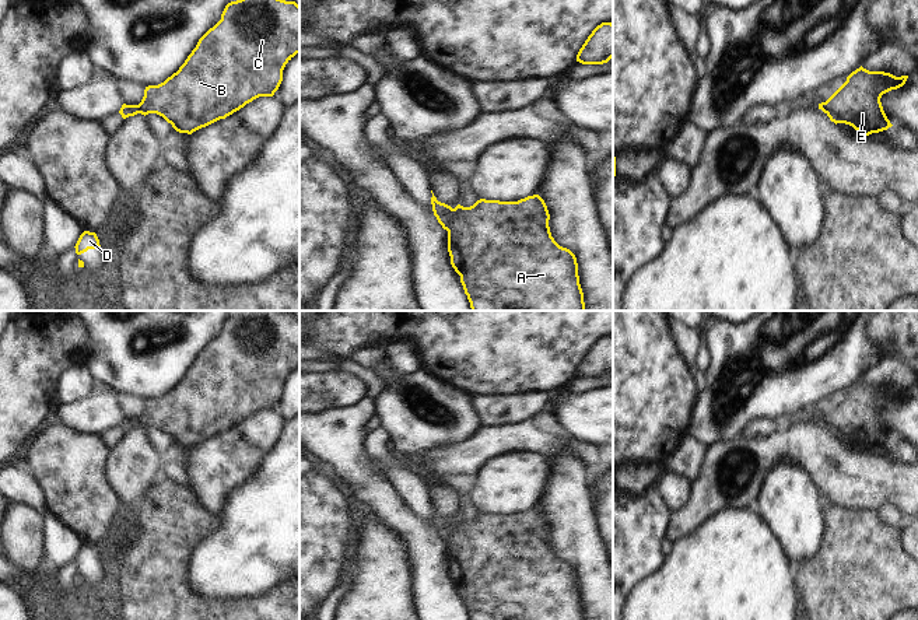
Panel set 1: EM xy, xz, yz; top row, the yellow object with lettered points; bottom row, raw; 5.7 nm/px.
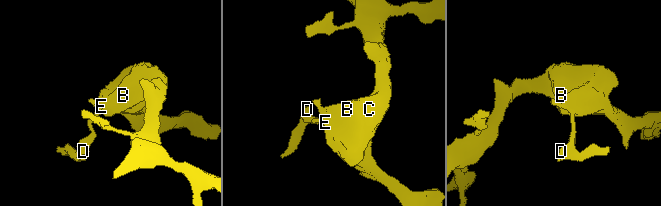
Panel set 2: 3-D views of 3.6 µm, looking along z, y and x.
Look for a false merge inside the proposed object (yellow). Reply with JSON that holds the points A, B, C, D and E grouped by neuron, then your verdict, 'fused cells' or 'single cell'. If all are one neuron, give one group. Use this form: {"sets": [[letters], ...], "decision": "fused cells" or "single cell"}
{"sets": [["A", "B", "C", "E"], ["D"]], "decision": "fused cells"}

